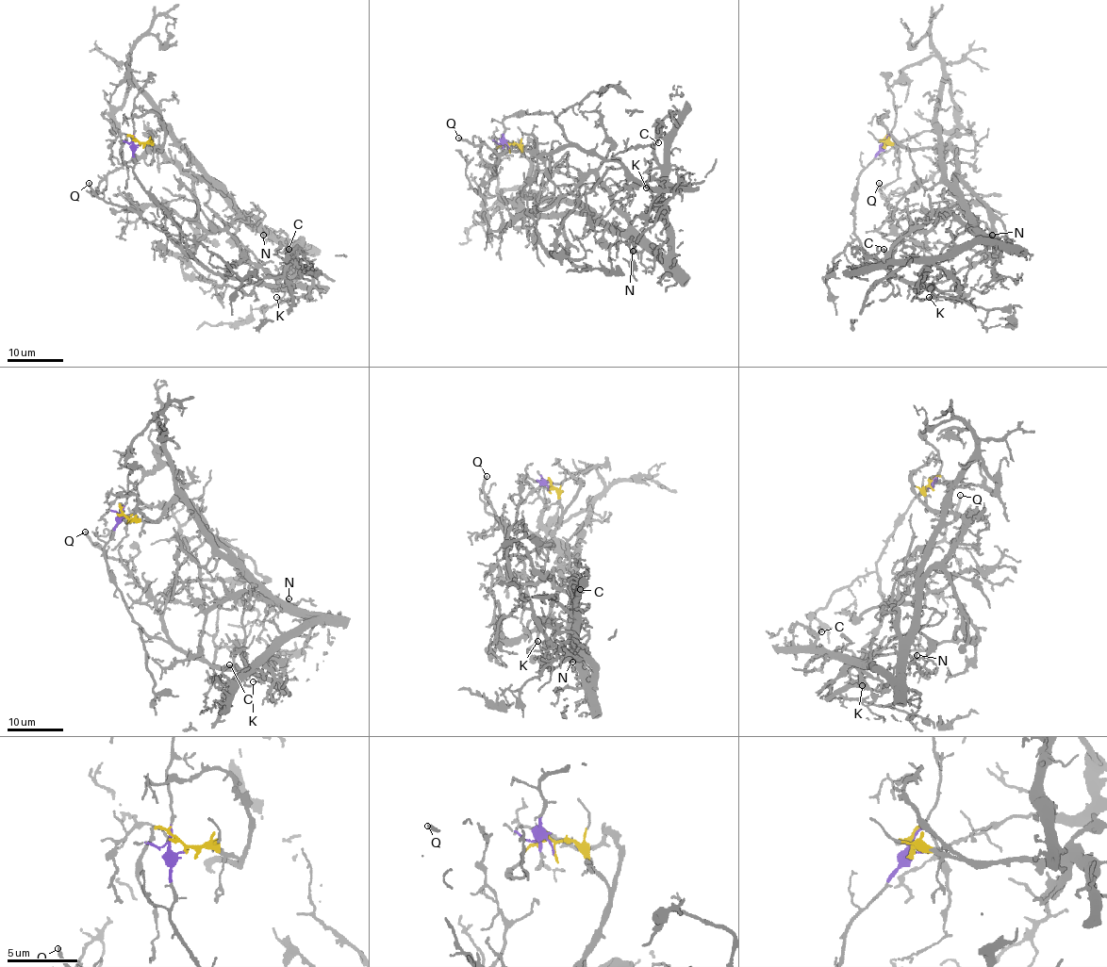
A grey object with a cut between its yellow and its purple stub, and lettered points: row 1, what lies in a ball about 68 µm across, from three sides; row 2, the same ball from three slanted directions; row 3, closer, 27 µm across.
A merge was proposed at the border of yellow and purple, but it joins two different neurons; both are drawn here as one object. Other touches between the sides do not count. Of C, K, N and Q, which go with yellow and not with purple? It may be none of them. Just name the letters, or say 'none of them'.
C, N

